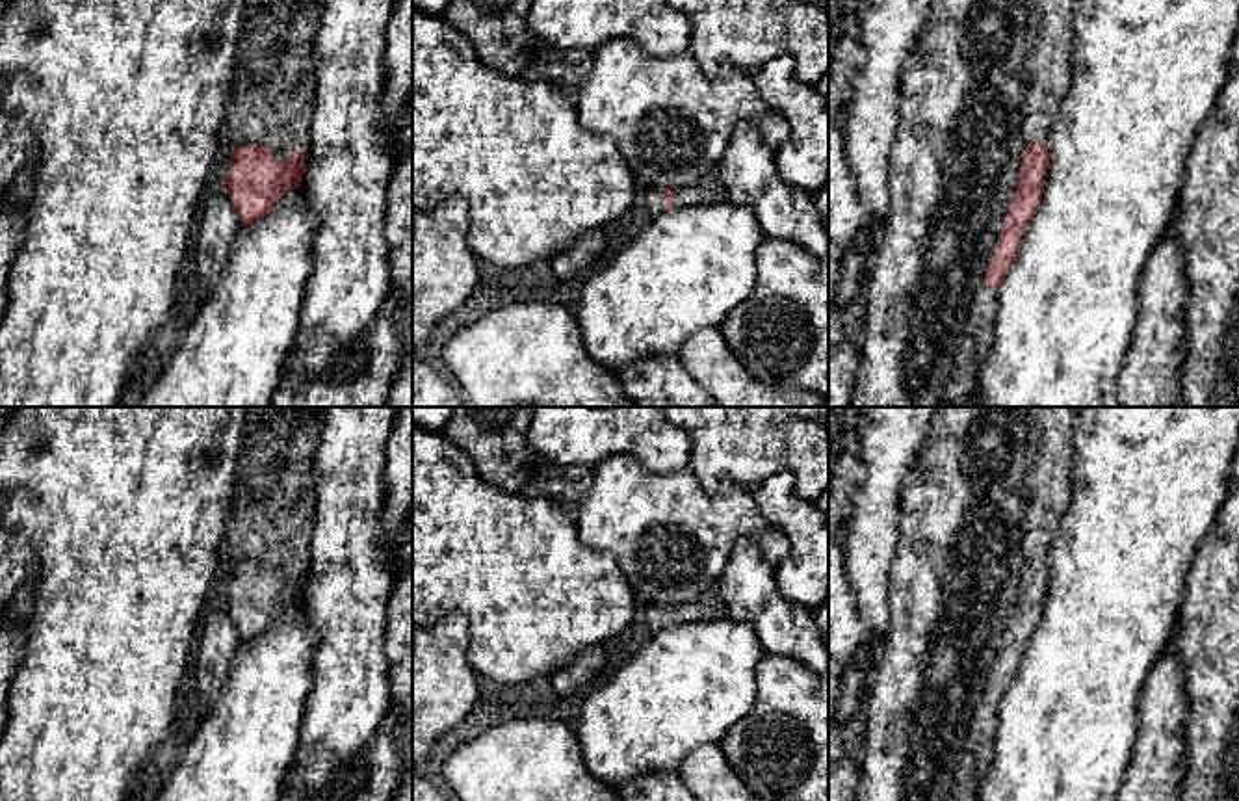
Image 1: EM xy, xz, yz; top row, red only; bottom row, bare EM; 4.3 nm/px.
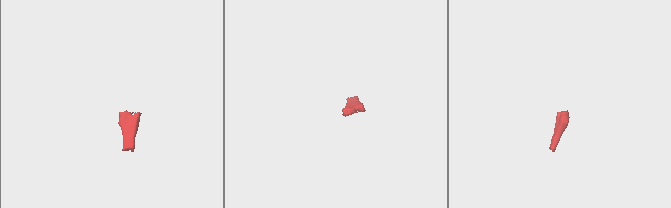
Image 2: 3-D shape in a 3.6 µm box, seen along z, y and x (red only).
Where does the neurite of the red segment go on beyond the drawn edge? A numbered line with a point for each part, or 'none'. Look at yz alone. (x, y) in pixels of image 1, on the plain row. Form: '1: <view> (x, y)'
1: yz (1048, 480)
2: yz (978, 751)

